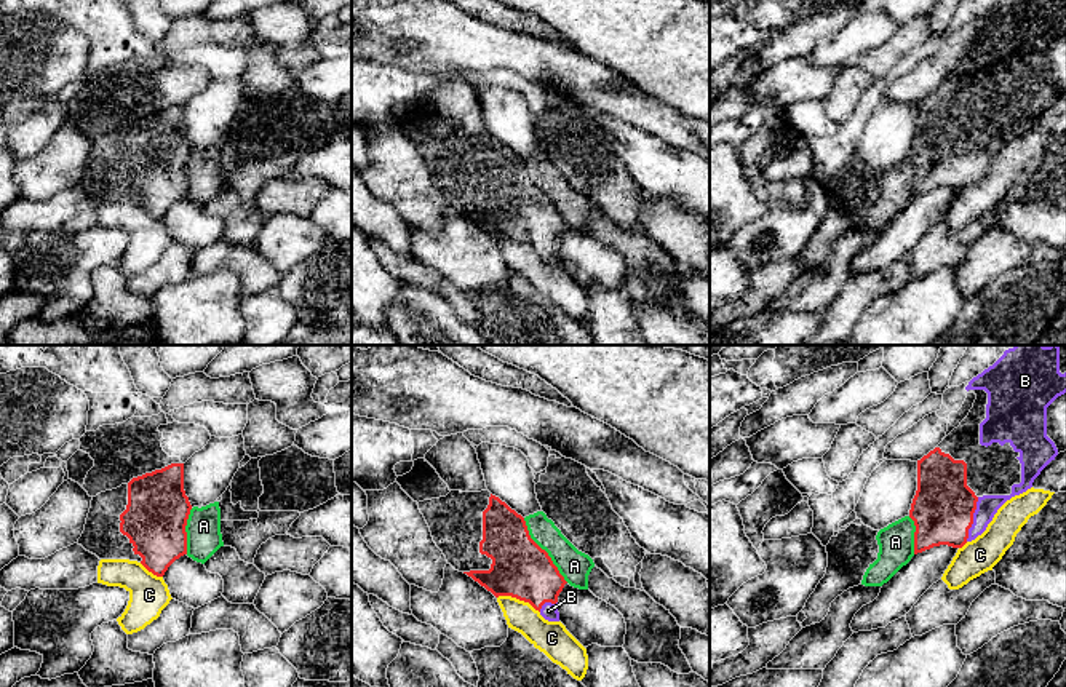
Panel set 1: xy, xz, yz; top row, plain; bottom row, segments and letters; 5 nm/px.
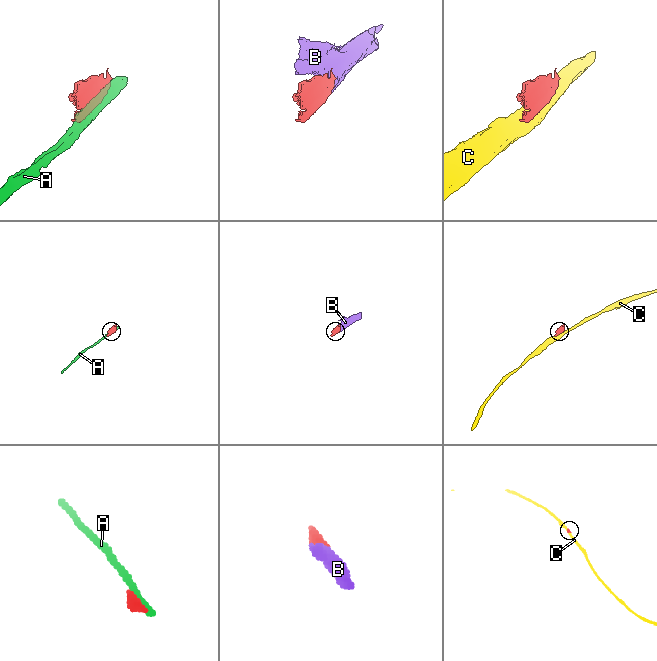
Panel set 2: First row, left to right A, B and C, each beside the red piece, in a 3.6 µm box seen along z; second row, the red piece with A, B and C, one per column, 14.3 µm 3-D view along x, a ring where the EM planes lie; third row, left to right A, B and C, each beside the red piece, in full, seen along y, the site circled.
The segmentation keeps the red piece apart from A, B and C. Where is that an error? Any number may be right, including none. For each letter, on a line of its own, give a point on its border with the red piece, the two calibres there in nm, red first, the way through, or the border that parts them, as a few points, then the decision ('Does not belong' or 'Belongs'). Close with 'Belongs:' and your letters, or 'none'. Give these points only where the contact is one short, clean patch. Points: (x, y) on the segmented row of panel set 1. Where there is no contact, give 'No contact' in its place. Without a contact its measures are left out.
A: Touches red at xz (544, 550). Thickness 300 nm (red) against 160 nm. Does not belong
B: Touches red at yz (972, 520). Thickness 320 nm (red) against 110 nm. Belongs
C: Touches red at xz (518, 598). Thickness 300 nm (red) against 160 nm. Does not belong
Belongs: B

